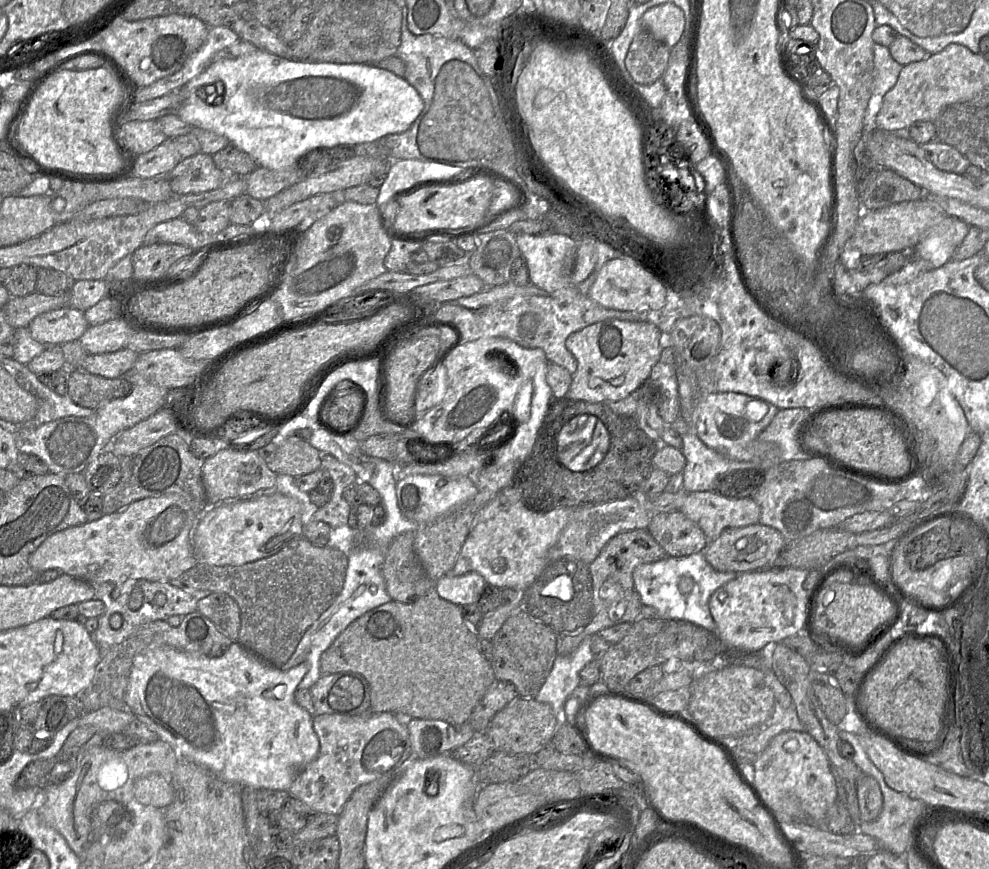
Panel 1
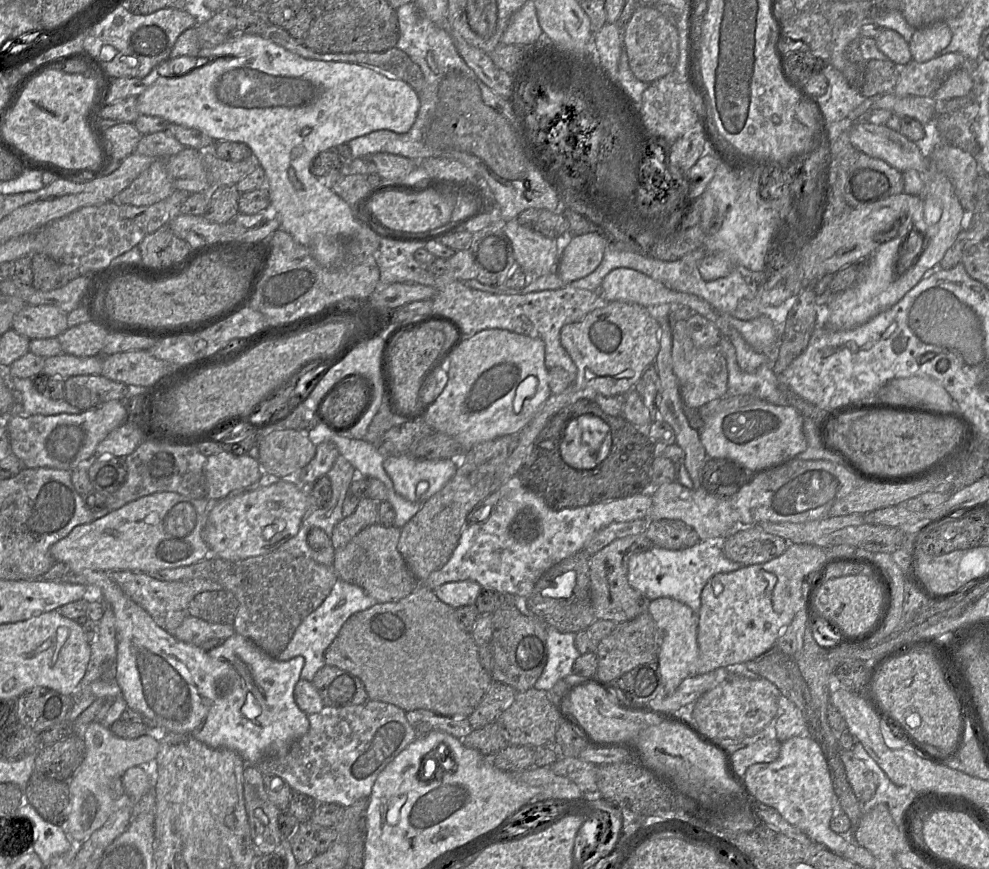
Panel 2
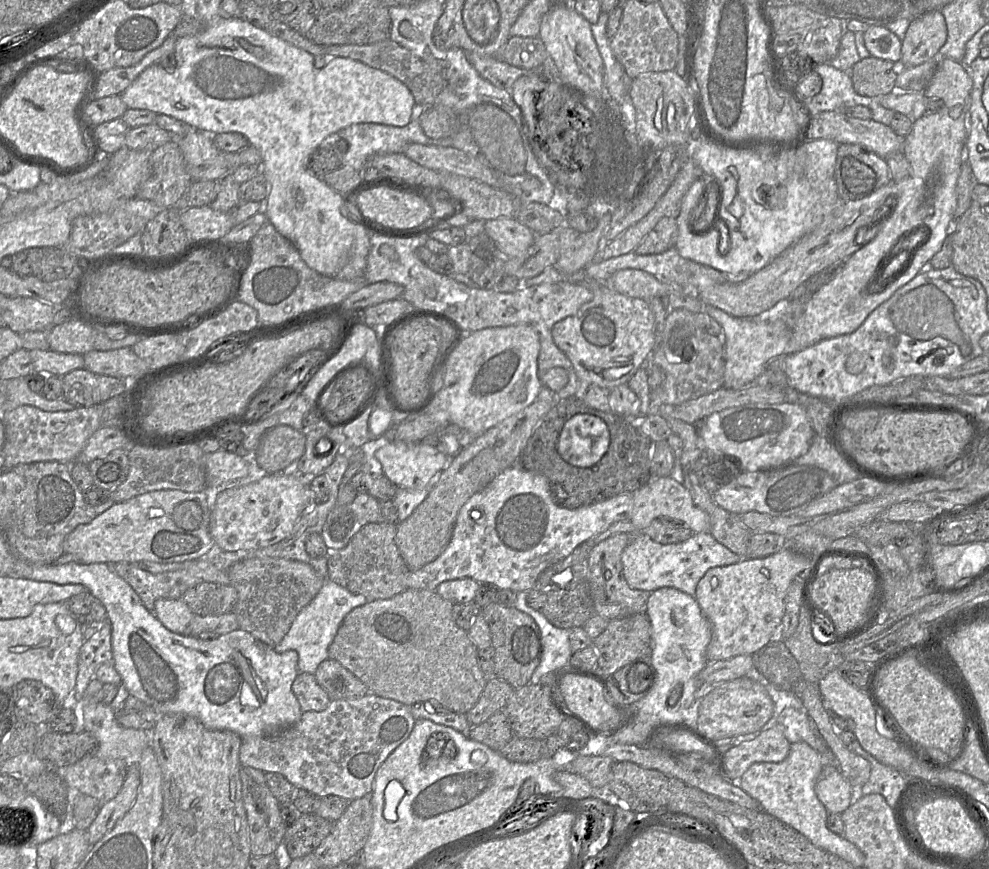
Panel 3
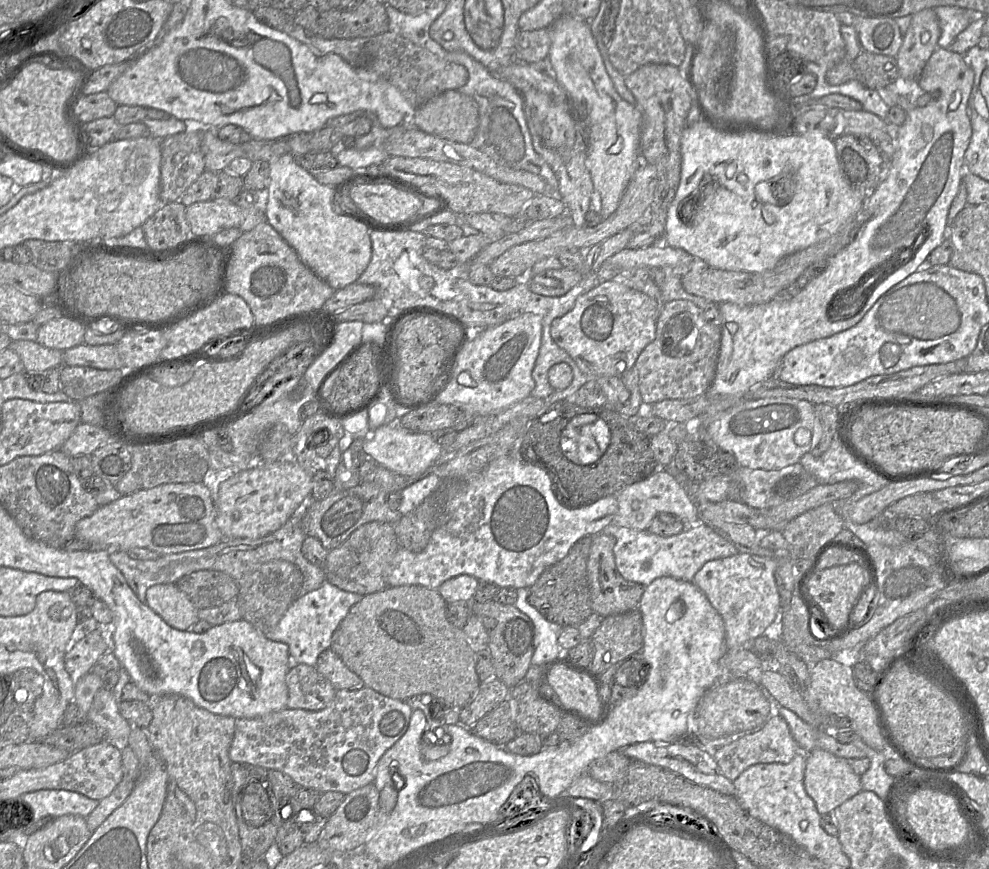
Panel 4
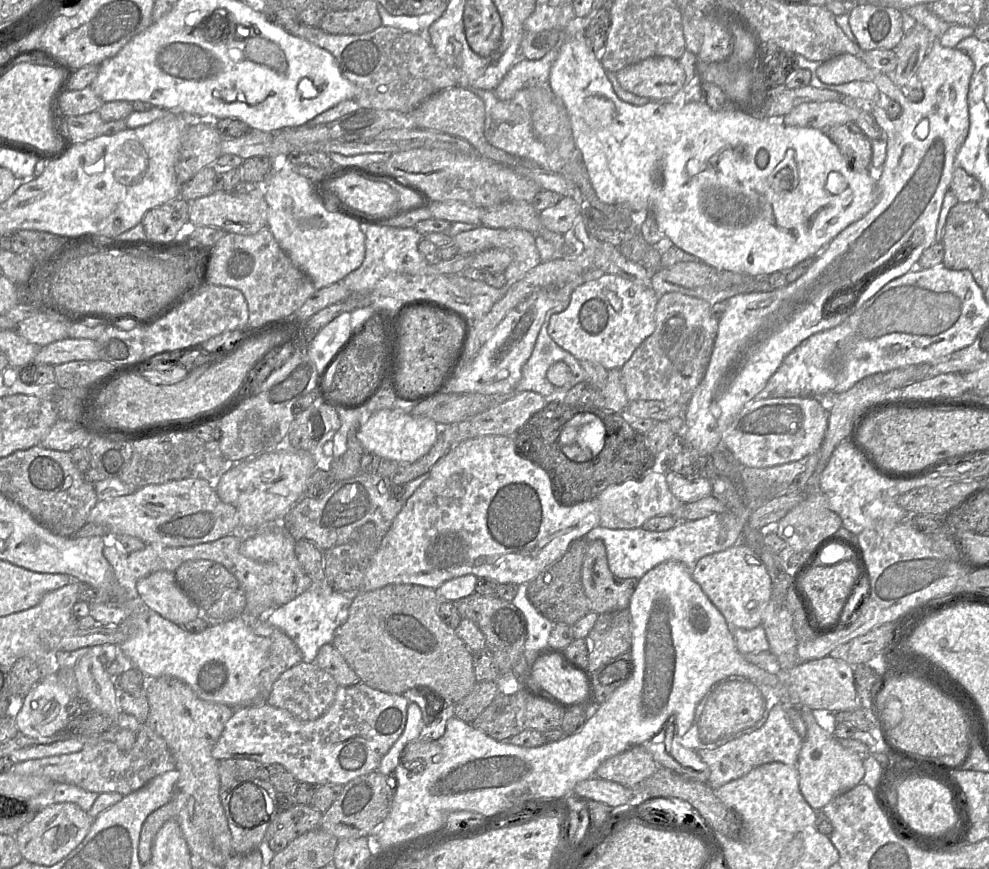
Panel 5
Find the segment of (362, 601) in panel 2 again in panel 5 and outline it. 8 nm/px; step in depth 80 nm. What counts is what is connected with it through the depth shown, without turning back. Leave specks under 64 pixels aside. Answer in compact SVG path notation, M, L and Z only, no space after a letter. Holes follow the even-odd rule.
M325 582L314 583L314 586L291 601L280 605L265 618L273 627L287 634L297 645L305 662L314 662L321 646L332 643L335 631L348 618L353 598L360 594L358 590L338 592L331 589Z

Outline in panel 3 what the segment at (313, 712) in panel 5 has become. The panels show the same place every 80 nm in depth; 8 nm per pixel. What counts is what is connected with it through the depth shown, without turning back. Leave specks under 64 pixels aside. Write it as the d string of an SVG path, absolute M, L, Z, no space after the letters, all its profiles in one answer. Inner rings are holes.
M299 672L292 690L303 712L322 711L331 702L326 691L318 684L315 674Z

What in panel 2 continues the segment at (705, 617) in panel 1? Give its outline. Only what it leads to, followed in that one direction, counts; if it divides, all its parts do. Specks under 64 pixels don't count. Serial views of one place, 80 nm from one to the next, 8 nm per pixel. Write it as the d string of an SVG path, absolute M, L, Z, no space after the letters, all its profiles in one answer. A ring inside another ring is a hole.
M702 541L692 547L670 550L652 546L646 551L631 556L628 562L629 585L649 600L669 597L678 600L697 612L701 605L701 594L706 583L718 573L735 571L742 564L728 559L721 548L721 541Z

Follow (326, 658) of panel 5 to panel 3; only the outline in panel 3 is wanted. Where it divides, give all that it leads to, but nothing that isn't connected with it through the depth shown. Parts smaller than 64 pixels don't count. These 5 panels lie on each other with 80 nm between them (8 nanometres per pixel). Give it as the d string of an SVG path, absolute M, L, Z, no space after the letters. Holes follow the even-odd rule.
M330 658L319 664L315 678L331 700L357 699L369 693L360 679L341 663Z

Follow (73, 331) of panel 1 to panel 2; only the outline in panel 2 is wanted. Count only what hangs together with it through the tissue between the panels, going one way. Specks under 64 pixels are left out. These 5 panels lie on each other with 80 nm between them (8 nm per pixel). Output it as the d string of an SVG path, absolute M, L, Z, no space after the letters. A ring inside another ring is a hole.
M27 304L12 321L12 329L28 339L57 338L69 327L65 312L52 305Z

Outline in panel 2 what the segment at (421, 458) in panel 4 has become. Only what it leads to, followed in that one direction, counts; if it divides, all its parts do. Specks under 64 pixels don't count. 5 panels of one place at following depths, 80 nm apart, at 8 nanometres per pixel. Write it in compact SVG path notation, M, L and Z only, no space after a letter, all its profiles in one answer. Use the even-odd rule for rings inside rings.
M387 454L383 467L399 495L414 503L424 503L453 477L459 462L456 459L428 460Z

